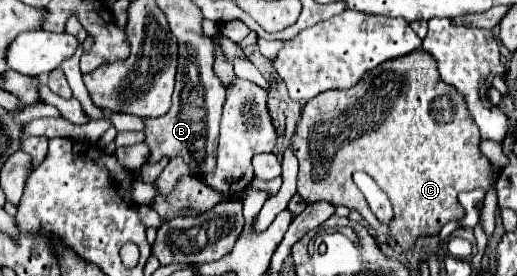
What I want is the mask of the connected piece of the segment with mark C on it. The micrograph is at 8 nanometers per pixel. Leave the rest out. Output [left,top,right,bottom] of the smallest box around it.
[293,49,495,251]

